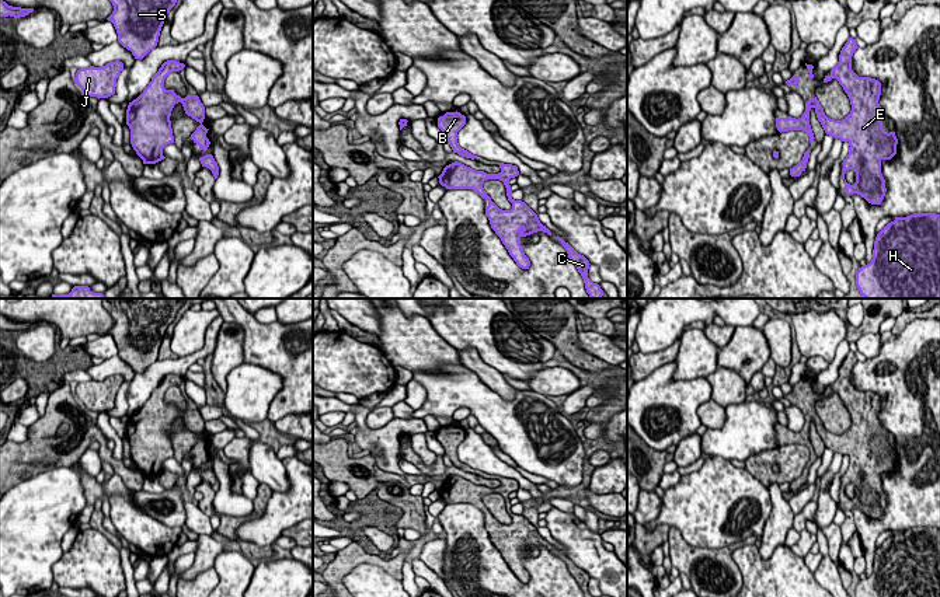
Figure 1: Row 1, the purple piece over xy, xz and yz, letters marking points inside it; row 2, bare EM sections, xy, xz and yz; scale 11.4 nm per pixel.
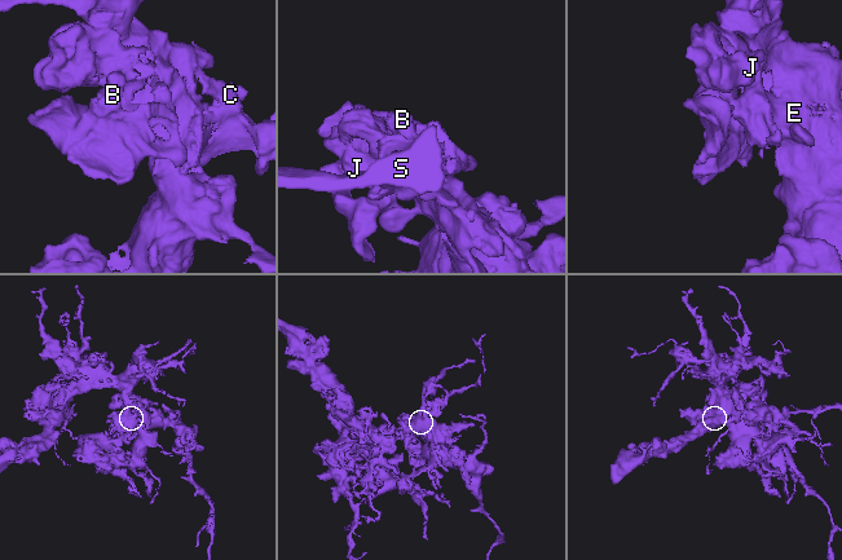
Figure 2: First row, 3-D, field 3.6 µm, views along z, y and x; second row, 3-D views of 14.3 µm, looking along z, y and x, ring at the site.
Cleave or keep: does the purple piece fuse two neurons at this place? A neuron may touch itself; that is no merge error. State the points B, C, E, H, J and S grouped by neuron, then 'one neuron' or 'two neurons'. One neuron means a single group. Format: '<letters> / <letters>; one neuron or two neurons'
B C E H J S; one neuron

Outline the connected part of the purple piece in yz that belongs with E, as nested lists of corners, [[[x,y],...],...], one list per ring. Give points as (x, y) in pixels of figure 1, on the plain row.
[[[849,352],[840,364],[838,378],[824,392],[824,397],[836,392],[847,408],[852,425],[845,433],[828,432],[815,411],[808,413],[801,432],[776,432],[776,441],[780,447],[803,444],[812,457],[815,451],[810,439],[810,425],[814,422],[825,447],[850,460],[842,485],[845,493],[845,488],[853,483],[856,496],[850,499],[845,493],[846,509],[857,507],[871,519],[881,519],[887,506],[881,475],[897,468],[898,453],[895,446],[888,447],[882,441],[881,433],[885,427],[878,418],[881,397],[871,391],[859,391],[852,384],[852,370],[857,362],[856,353]]]

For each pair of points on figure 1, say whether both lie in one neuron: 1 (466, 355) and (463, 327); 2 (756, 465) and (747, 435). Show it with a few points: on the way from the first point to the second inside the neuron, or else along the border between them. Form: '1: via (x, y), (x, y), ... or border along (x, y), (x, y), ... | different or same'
1: border along (458, 349), (473, 348), (494, 367) | different
2: border along (779, 446), (752, 454), (744, 461) | different

